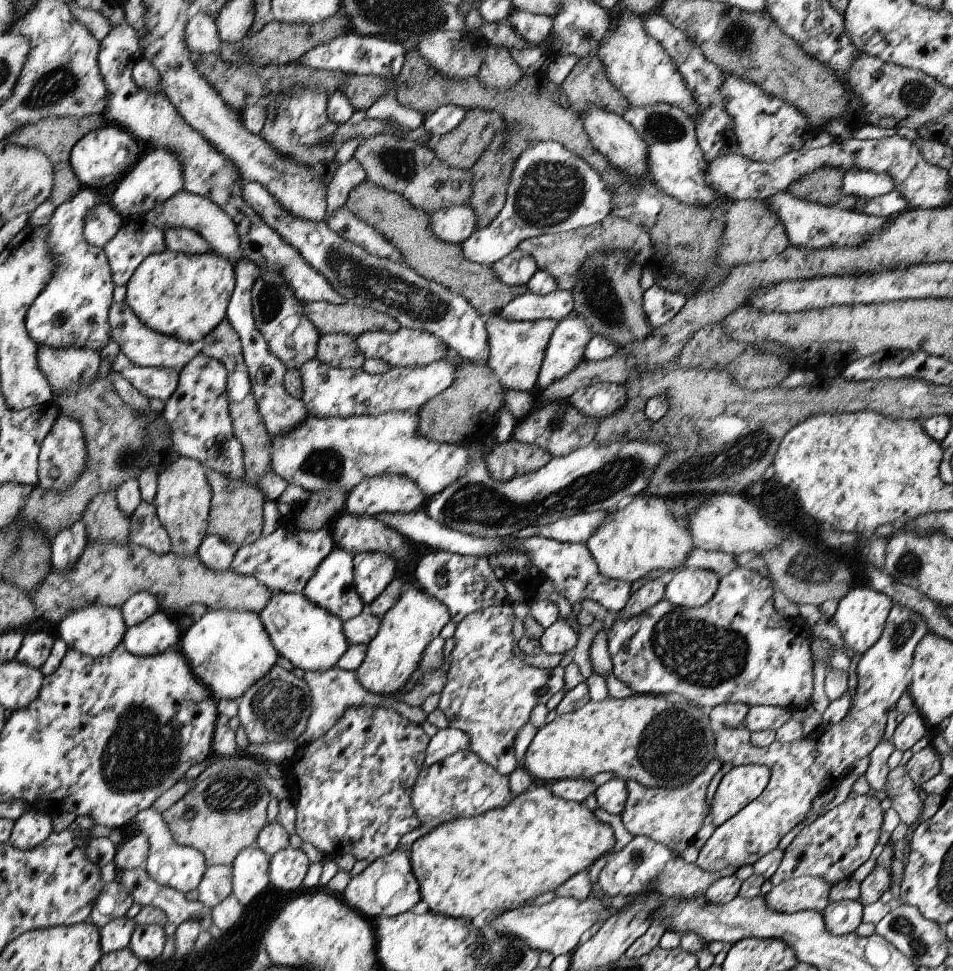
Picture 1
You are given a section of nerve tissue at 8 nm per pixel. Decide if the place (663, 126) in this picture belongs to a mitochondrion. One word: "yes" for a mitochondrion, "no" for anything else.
yes

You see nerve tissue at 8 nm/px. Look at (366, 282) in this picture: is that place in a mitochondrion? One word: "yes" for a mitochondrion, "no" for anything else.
yes

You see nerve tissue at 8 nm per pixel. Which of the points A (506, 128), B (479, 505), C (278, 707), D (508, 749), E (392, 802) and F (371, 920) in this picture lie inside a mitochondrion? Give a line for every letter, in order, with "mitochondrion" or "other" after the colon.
A: other
B: mitochondrion
C: mitochondrion
D: other
E: other
F: other

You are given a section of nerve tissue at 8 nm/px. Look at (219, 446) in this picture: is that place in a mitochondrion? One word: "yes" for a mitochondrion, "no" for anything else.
no

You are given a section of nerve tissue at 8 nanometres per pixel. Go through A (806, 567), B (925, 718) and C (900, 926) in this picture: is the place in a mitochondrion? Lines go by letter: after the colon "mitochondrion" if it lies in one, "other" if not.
A: mitochondrion
B: other
C: mitochondrion

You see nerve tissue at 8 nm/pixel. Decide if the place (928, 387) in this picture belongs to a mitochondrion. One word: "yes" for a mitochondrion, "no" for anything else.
no

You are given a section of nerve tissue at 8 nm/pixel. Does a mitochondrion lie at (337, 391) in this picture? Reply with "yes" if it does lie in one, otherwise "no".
no

